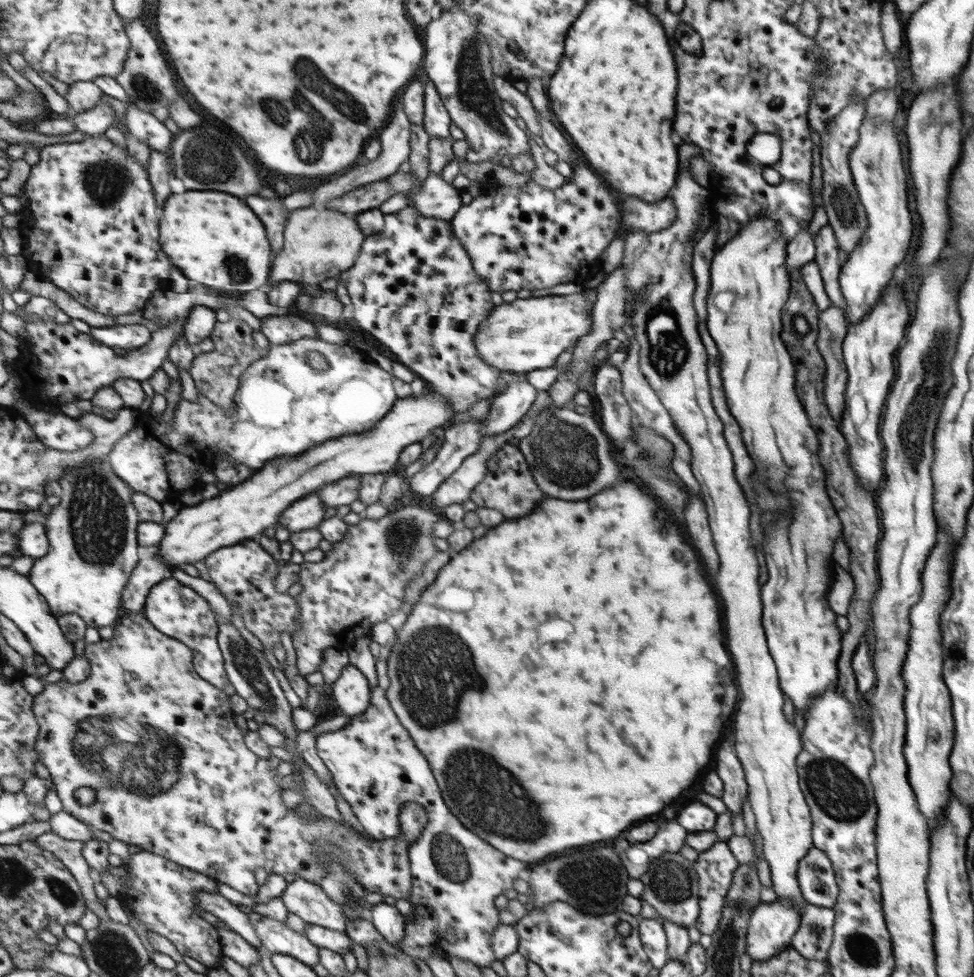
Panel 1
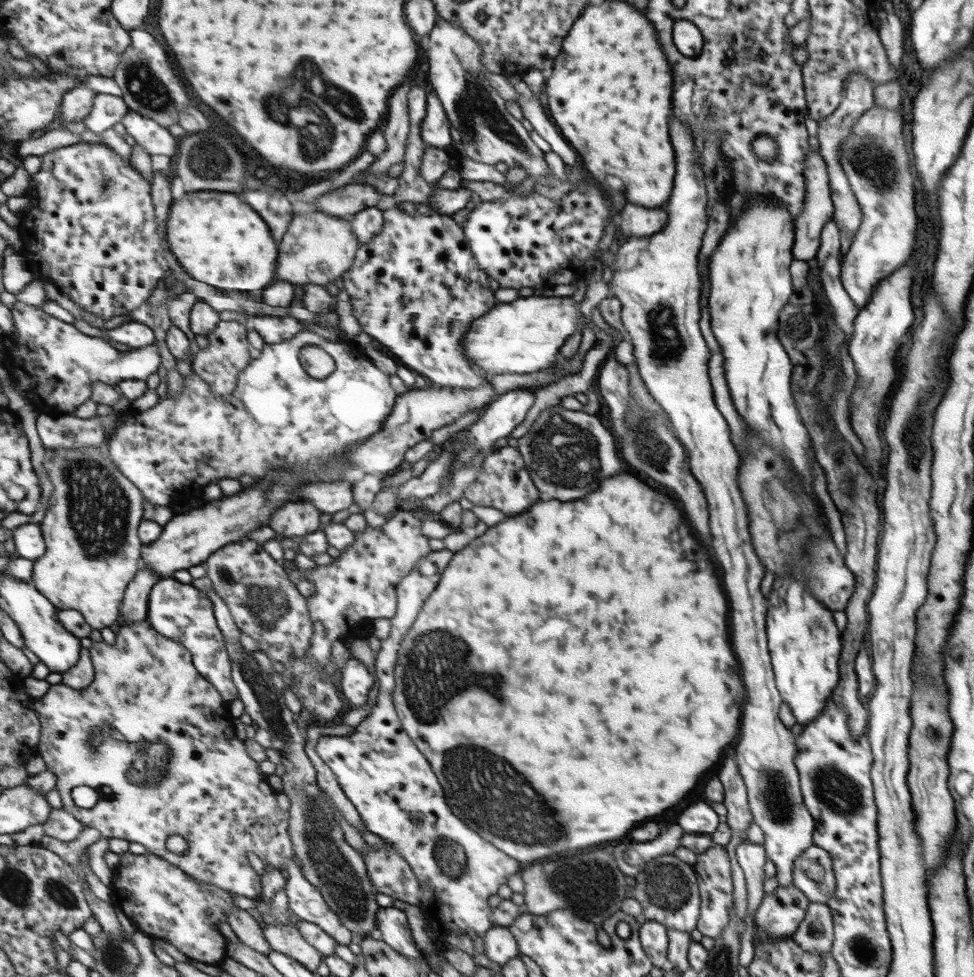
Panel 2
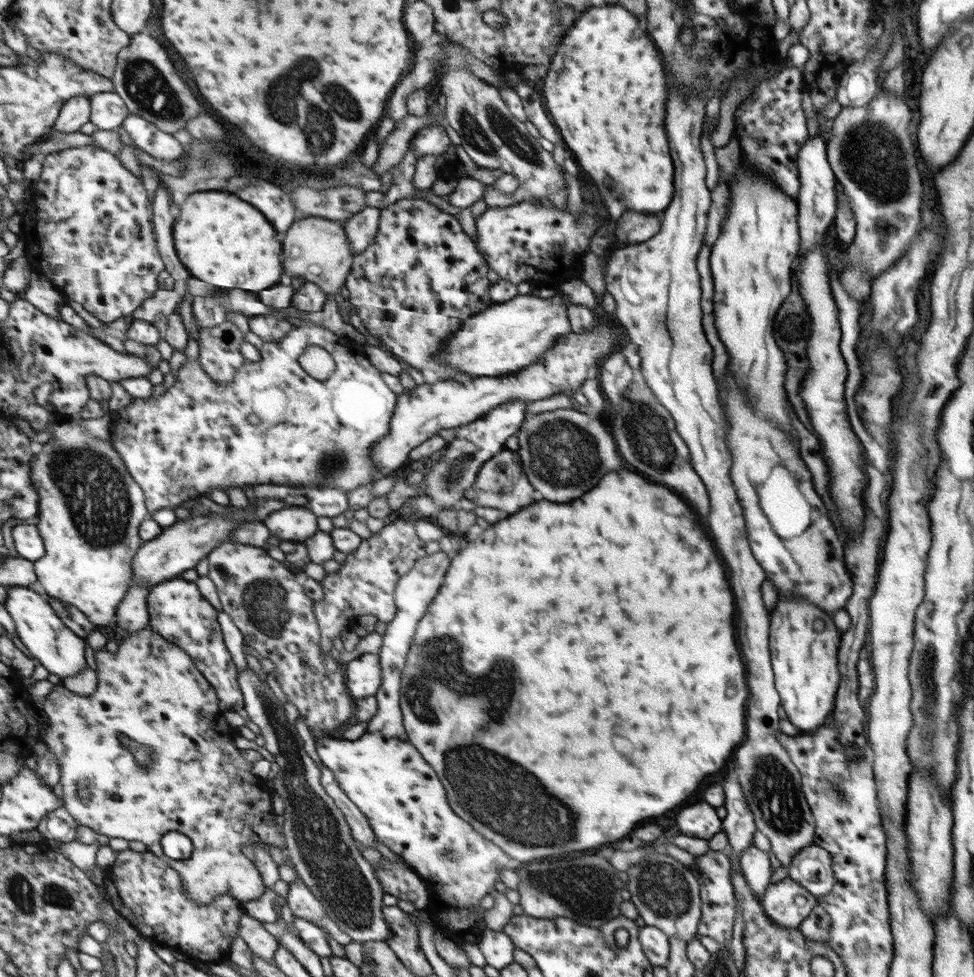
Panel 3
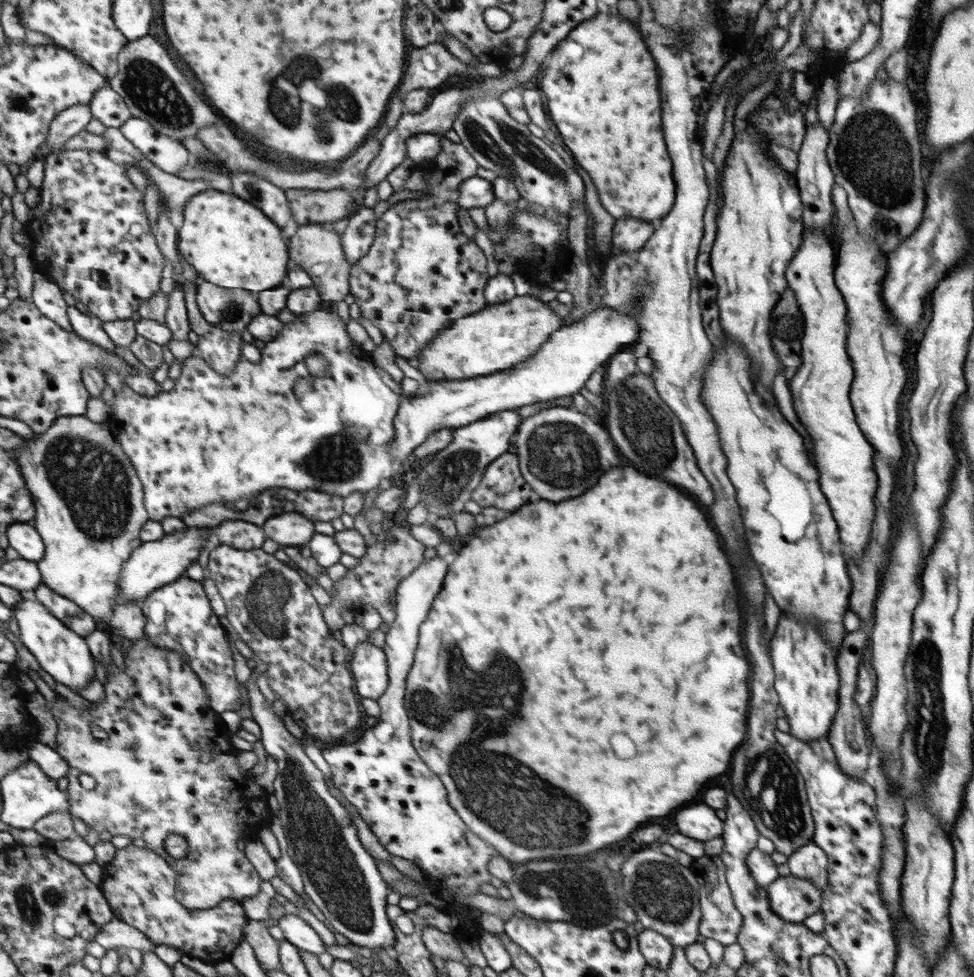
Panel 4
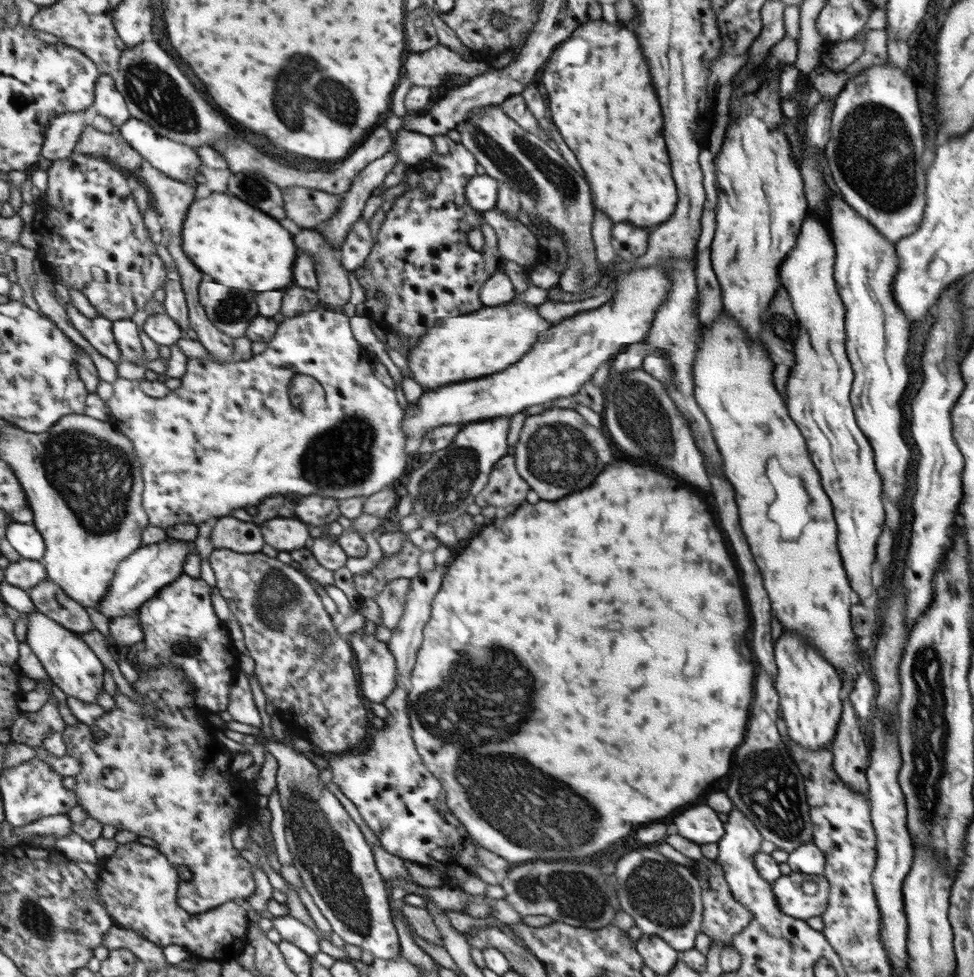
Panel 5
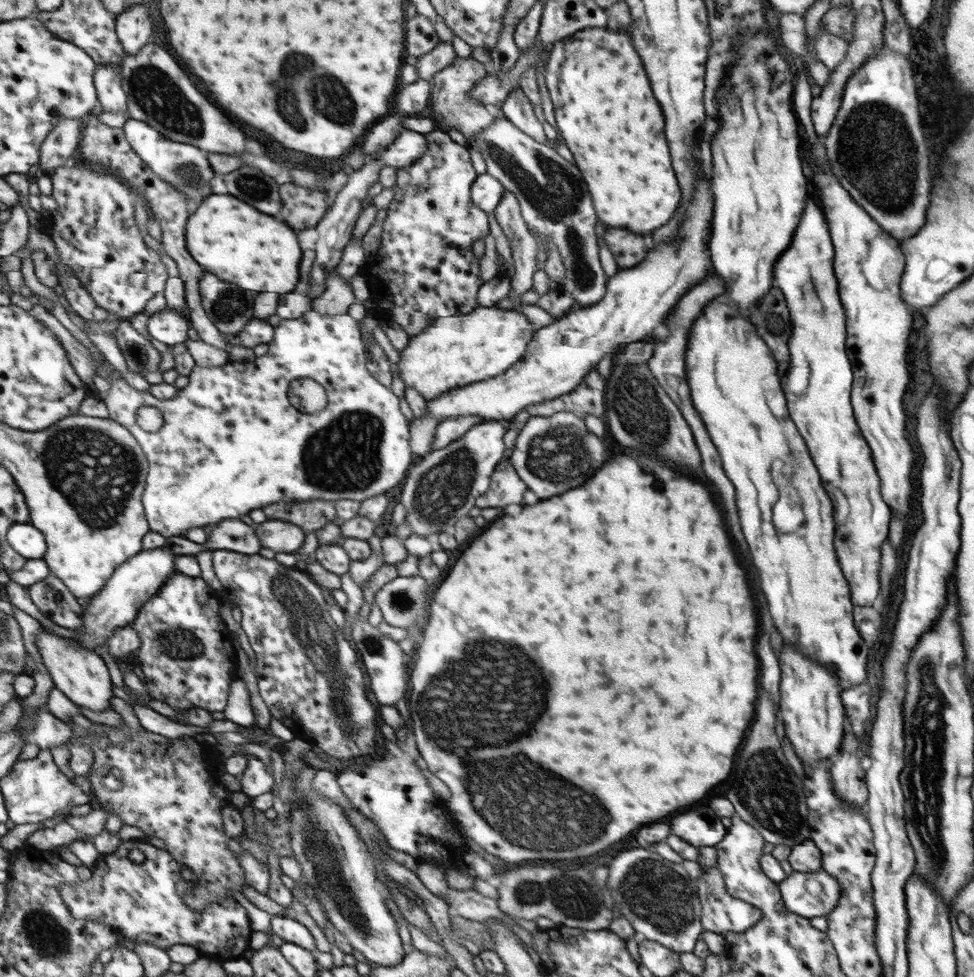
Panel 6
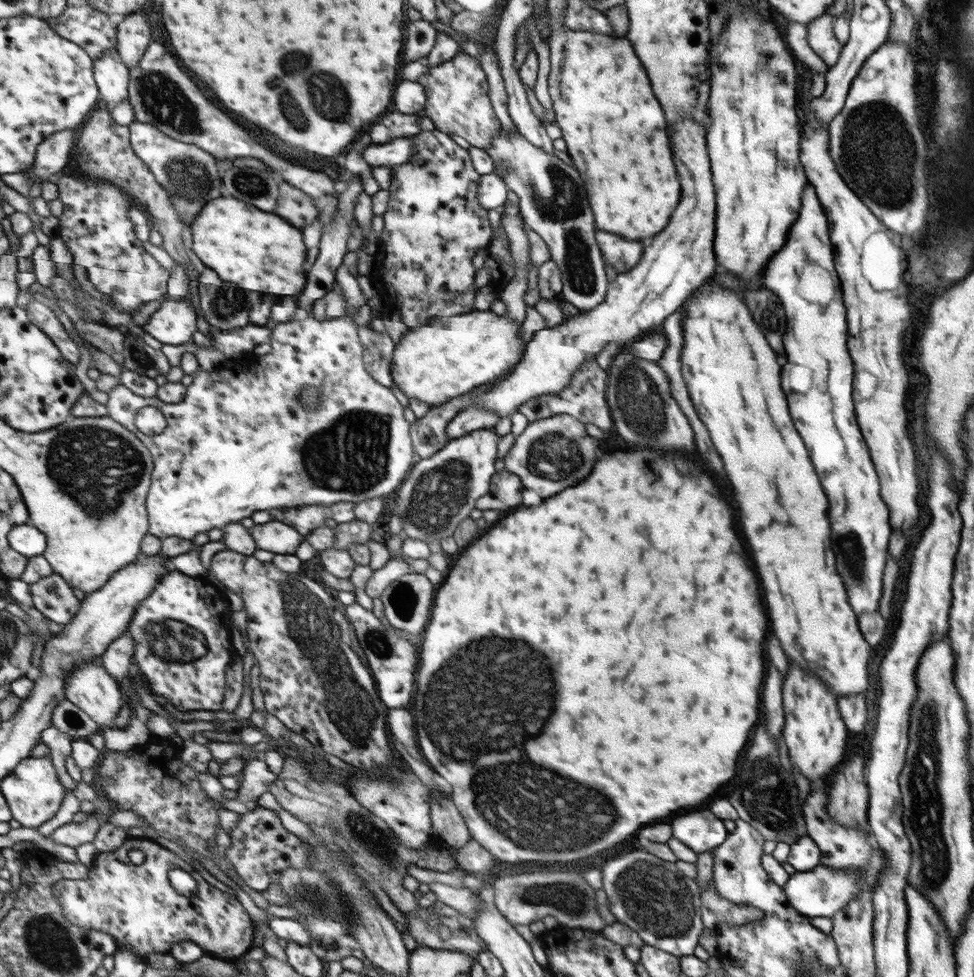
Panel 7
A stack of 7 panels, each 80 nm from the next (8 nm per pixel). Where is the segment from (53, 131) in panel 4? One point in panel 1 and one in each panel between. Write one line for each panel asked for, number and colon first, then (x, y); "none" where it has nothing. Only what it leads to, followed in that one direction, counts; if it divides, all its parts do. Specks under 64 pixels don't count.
1: (82, 96)
2: (78, 103)
3: (77, 112)

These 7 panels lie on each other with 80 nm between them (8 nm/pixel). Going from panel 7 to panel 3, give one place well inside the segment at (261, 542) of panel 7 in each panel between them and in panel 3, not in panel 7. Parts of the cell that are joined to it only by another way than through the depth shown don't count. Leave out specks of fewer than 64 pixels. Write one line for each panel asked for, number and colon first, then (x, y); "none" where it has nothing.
3: (297, 524)
4: (292, 529)
5: (287, 534)
6: (278, 536)

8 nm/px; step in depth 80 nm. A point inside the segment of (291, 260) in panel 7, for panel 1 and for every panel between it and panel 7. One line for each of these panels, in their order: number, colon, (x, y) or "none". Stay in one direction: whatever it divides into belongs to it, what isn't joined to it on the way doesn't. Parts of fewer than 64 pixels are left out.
1: (213, 238)
2: (218, 239)
3: (227, 243)
4: (232, 243)
5: (238, 245)
6: (232, 239)

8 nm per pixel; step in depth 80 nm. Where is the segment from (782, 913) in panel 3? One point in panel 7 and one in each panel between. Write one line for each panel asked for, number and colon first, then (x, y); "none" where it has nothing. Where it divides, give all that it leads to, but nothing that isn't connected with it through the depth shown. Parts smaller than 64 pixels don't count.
4: (794, 899)
5: (788, 890)
6: (793, 888)
7: (820, 892)

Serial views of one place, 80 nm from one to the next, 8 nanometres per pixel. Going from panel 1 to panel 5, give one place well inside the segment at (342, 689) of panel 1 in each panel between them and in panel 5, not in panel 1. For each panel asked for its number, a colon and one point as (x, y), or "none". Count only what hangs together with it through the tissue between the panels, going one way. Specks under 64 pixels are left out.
2: (355, 680)
3: (364, 677)
4: (368, 664)
5: (375, 663)

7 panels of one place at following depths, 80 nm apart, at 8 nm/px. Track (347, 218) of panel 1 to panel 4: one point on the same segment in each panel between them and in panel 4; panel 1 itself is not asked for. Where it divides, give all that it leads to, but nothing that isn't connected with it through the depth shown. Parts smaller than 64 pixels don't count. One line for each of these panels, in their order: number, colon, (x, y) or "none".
2: (318, 249)
3: (318, 249)
4: (316, 247)

